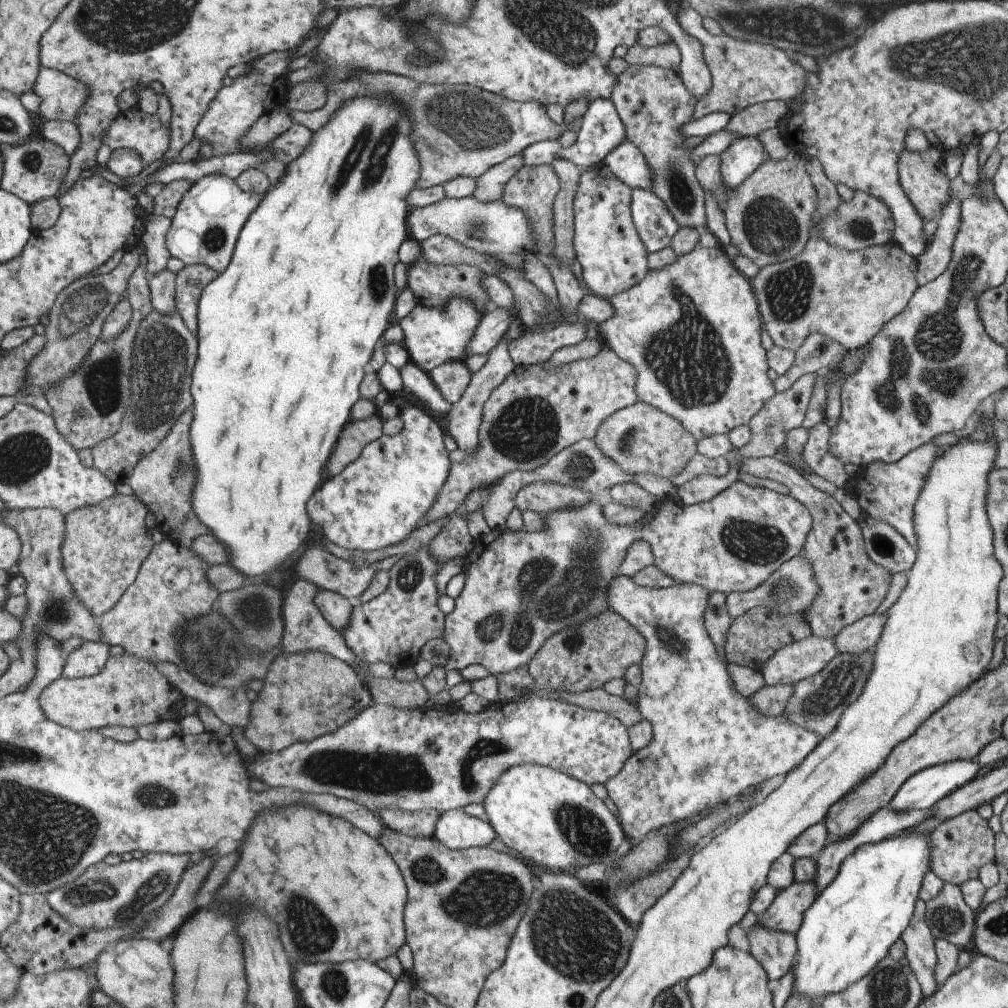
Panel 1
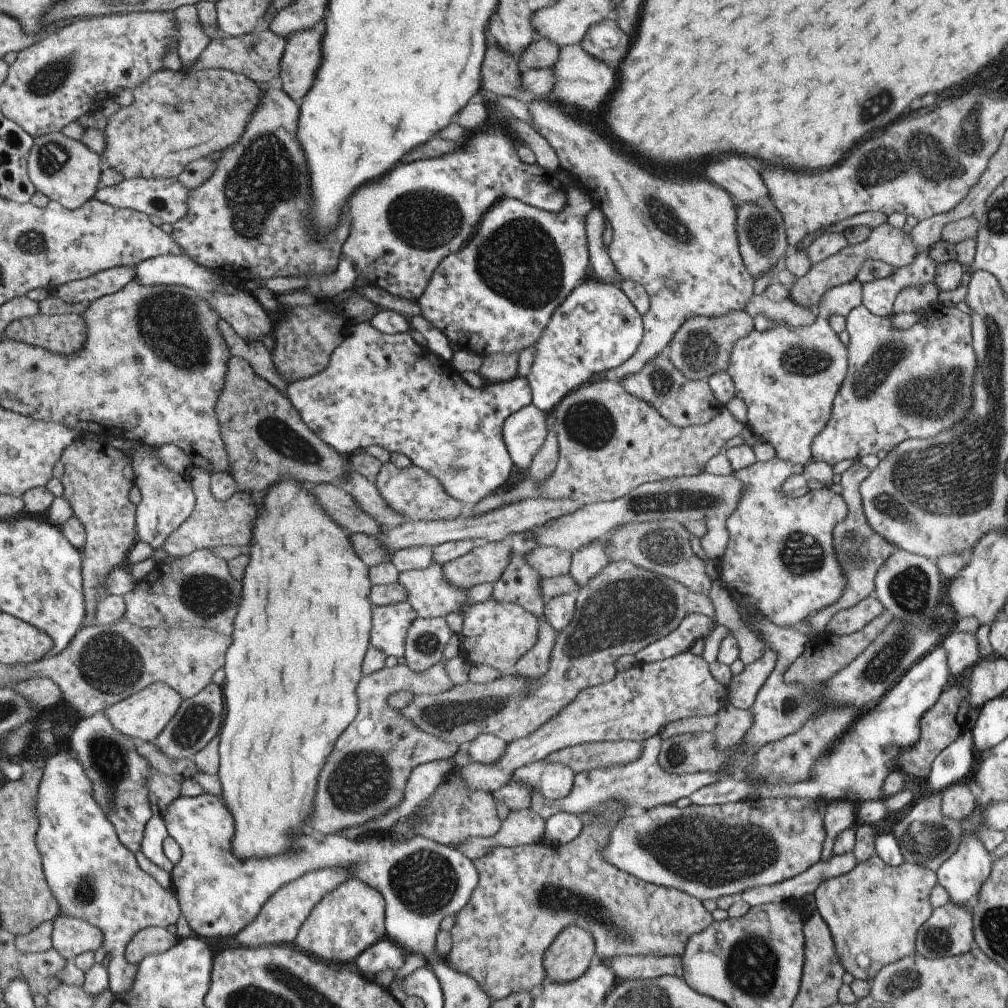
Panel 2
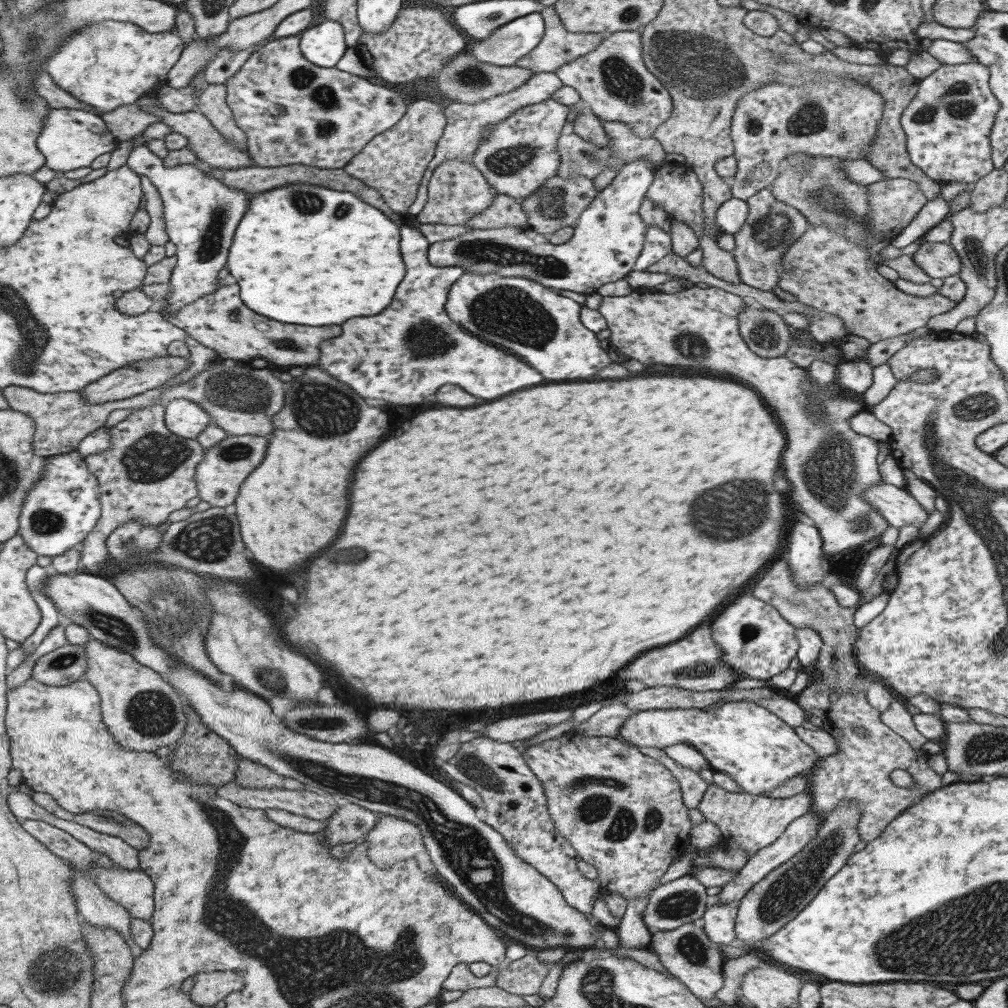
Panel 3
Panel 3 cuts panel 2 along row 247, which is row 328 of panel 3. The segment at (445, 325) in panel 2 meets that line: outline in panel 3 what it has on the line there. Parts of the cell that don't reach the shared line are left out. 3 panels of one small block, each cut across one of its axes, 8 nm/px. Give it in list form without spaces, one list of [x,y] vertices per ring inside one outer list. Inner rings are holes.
[[[463,272],[449,288],[444,308],[453,323],[491,345],[521,356],[521,360],[537,370],[545,380],[585,380],[611,362],[605,354],[605,345],[597,340],[594,332],[579,322],[581,305],[536,281],[526,280],[525,276],[497,276],[495,272],[479,276],[473,272]]]

